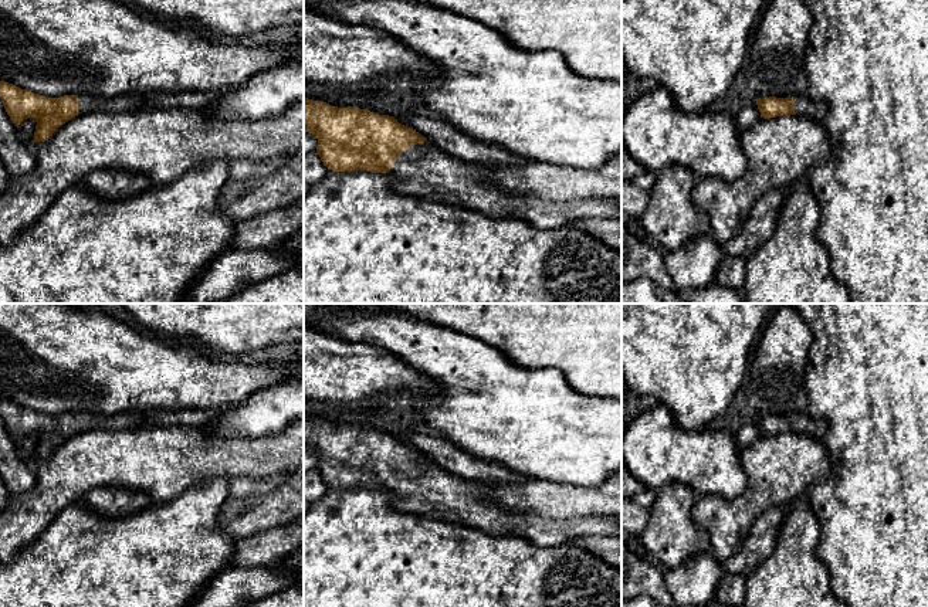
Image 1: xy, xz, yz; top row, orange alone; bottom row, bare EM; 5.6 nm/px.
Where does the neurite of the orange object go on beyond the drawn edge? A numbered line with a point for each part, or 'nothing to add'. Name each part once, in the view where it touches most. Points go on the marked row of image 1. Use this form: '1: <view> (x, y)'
1: xz (424, 170)

